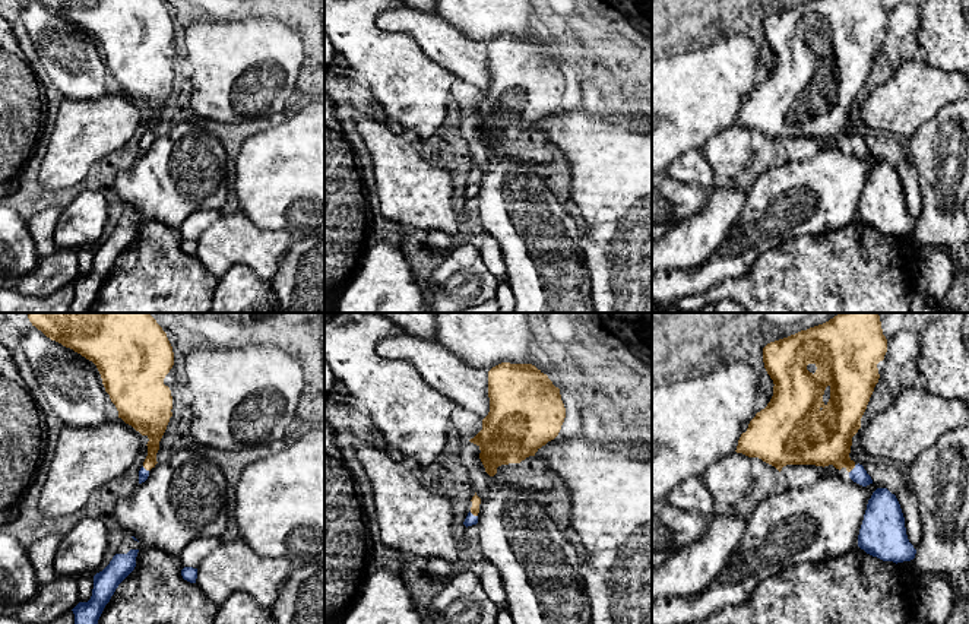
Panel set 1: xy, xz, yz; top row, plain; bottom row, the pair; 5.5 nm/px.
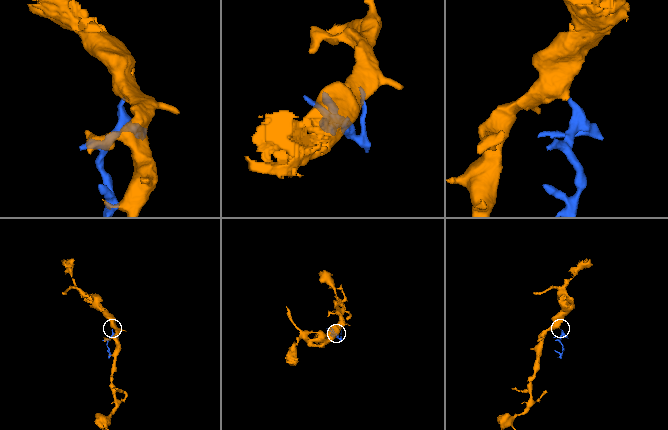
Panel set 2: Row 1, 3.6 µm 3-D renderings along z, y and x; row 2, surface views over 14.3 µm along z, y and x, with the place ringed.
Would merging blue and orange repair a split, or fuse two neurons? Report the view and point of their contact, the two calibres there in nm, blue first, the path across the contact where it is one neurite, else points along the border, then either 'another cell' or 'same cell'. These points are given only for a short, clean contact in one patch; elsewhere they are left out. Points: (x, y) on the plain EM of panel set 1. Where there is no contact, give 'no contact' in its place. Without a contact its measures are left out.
meets blue in xz at (472, 187); 60 nm thick on the blue side, 50 nm on the other; runs through xz (471, 192), (472, 187), (475, 173); same cell

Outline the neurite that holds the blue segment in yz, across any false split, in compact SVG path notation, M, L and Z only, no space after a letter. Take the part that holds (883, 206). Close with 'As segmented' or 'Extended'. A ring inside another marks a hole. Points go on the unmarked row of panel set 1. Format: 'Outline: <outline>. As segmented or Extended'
Outline: M877 161L868 172L858 208L858 219L883 234L903 235L915 231L905 190L894 167Z. As segmented

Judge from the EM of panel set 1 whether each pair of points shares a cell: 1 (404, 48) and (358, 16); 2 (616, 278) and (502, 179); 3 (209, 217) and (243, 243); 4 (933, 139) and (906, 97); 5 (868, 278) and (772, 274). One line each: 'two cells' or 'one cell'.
1: one cell
2: two cells
3: two cells
4: two cells
5: one cell

